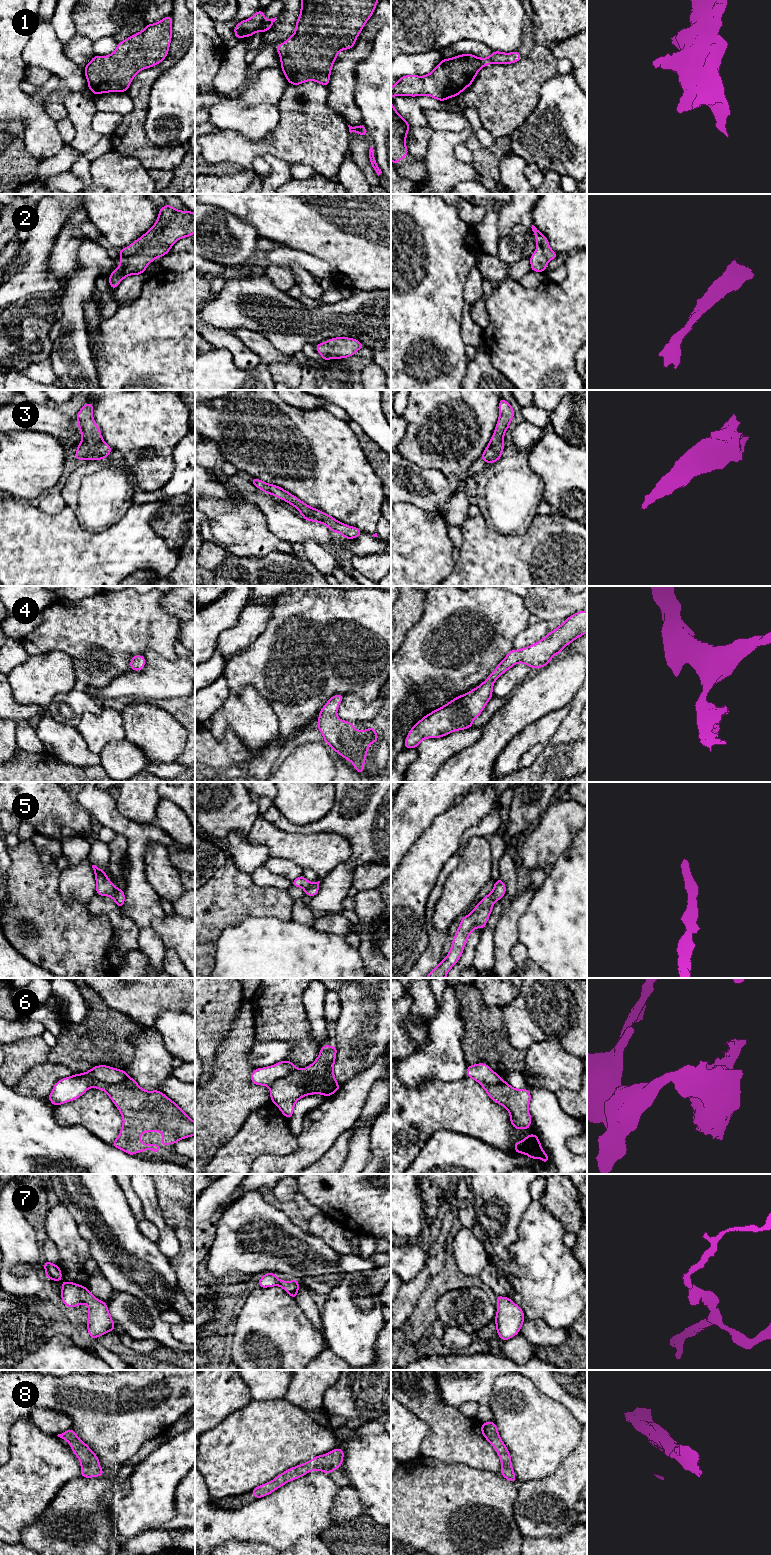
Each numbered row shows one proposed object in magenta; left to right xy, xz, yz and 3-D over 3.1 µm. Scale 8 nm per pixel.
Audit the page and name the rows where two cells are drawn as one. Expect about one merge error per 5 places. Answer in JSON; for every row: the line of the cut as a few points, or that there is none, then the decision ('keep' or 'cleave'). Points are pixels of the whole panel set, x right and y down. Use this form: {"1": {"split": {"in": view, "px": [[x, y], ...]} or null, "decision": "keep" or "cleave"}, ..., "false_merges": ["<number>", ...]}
{"1": {"split": null, "decision": "keep"}, "2": {"split": null, "decision": "keep"}, "3": {"split": null, "decision": "keep"}, "4": {"split": null, "decision": "keep"}, "5": {"split": null, "decision": "keep"}, "6": {"split": {"in": "xy", "px": [[127, 1075], [114, 1083], [95, 1081], [91, 1086]]}, "decision": "cleave"}, "7": {"split": null, "decision": "keep"}, "8": {"split": null, "decision": "keep"}, "false_merges": ["6"]}

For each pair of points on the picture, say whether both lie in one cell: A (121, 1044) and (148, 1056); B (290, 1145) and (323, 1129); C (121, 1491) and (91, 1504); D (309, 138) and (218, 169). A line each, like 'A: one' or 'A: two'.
A: two
B: two
C: two
D: two

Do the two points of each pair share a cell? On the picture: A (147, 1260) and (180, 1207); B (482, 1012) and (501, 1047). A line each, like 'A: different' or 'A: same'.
A: different
B: same

